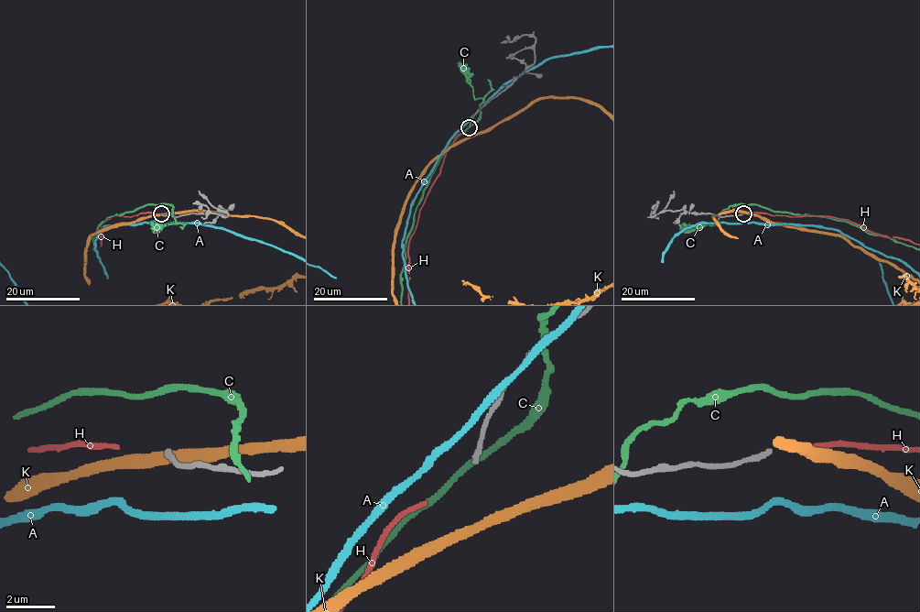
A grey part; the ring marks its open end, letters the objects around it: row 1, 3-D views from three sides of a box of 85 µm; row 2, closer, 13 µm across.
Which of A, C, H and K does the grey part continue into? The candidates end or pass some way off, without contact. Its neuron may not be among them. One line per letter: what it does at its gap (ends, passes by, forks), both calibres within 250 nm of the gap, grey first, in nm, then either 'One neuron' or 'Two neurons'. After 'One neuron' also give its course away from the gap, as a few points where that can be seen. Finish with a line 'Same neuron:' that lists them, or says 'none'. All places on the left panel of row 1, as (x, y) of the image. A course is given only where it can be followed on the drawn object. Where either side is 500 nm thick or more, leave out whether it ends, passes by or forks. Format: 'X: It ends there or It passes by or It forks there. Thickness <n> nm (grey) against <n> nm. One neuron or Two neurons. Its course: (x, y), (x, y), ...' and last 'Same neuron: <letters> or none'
A: It passes by. Thickness 200 nm (grey) against 260 nm. Two neurons
C: It passes by. Thickness 200 nm (grey) against 200 nm. Two neurons
H: It ends there. Thickness 200 nm (grey) against 170 nm. One neuron
K: It passes by. Thickness 200 nm (grey) against 440 nm. Two neurons
Same neuron: H

